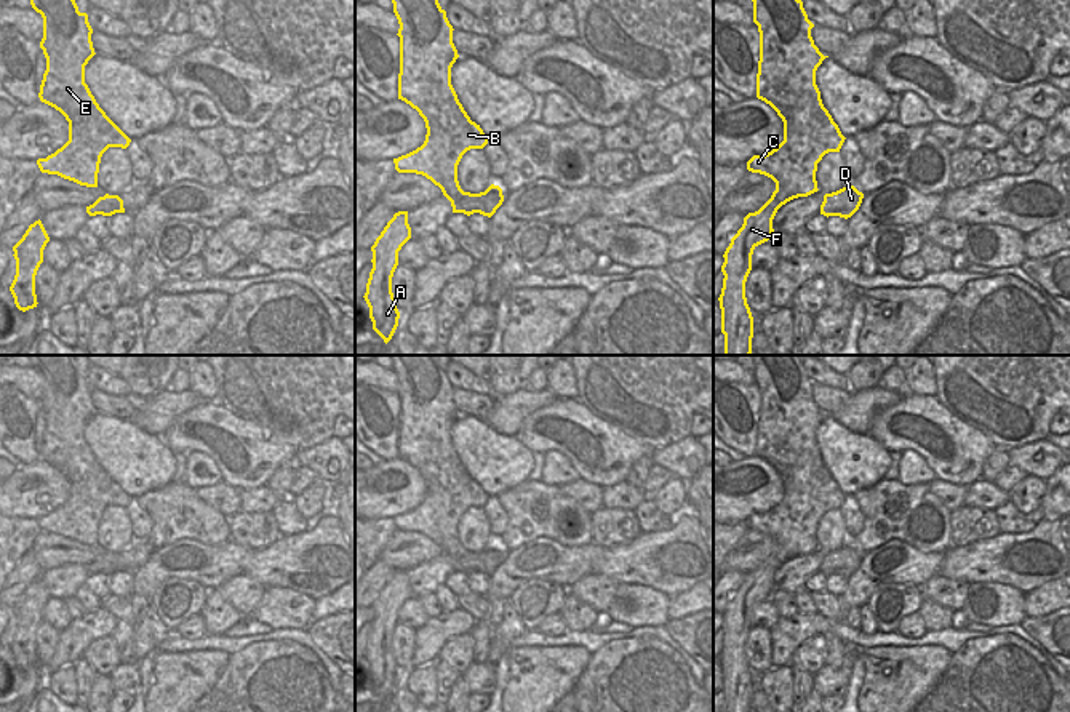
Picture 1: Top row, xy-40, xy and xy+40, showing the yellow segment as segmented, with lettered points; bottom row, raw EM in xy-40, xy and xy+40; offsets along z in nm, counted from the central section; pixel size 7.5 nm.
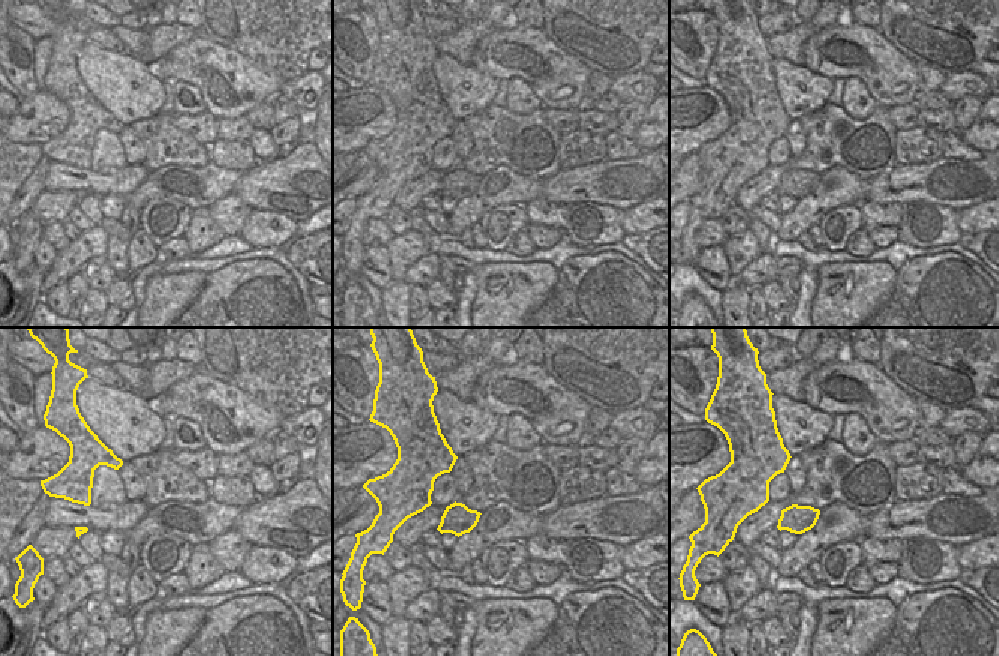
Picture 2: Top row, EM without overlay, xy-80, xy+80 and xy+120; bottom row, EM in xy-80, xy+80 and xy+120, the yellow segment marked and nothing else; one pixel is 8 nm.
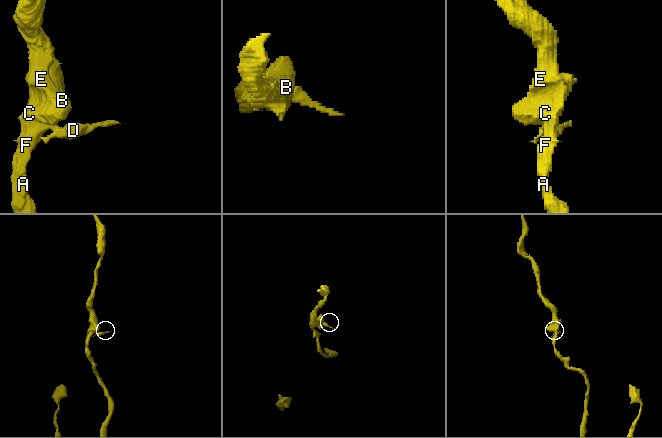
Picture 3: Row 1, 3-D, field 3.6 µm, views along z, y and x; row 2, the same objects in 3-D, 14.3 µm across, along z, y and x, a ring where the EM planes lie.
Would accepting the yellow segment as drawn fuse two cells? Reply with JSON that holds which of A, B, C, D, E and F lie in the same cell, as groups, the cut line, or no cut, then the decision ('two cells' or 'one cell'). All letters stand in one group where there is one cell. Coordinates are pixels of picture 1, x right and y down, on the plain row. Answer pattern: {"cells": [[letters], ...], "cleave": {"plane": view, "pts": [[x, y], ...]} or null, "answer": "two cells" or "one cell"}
{"cells": [["A", "B", "C", "D", "E", "F"]], "cleave": null, "answer": "one cell"}

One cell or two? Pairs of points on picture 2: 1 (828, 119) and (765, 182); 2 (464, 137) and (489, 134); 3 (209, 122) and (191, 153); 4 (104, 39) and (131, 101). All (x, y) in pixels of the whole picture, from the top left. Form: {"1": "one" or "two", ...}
{"1": "one", "2": "two", "3": "two", "4": "two"}

